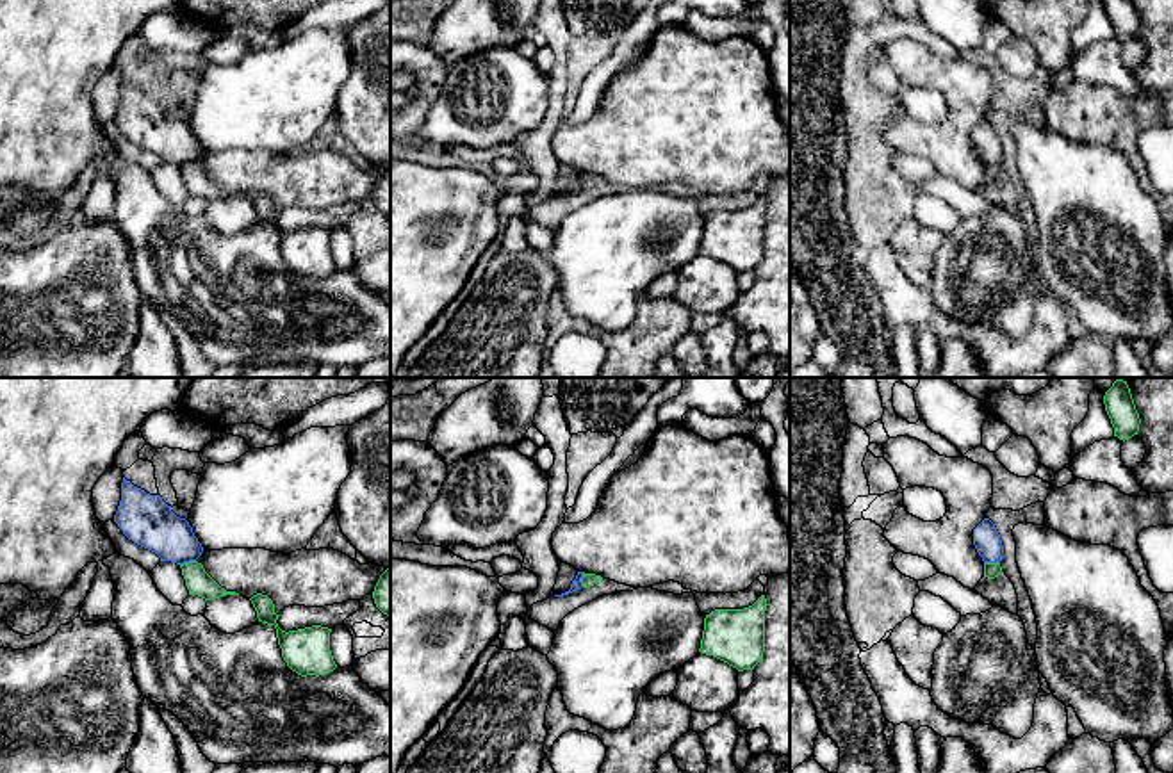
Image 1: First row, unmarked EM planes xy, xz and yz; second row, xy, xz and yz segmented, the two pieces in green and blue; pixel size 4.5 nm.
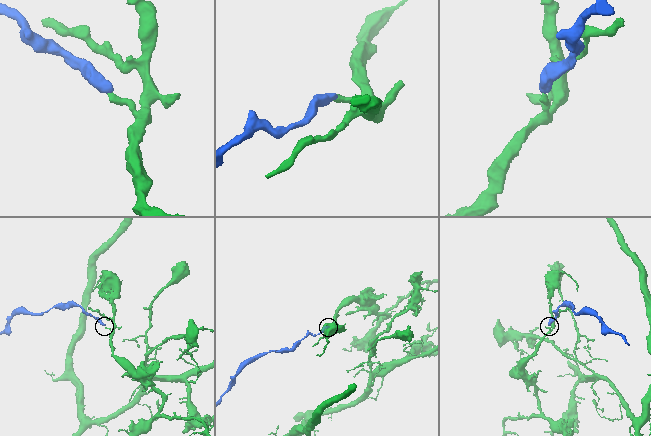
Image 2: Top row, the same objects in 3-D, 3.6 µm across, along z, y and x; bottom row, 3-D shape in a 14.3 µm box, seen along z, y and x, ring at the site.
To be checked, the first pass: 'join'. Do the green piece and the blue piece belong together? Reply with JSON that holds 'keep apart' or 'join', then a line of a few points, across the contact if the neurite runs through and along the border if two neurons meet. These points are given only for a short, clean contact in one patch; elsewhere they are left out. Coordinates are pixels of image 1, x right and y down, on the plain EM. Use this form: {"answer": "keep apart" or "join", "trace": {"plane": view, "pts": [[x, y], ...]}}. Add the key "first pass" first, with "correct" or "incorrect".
{"first pass": "incorrect", "answer": "keep apart", "trace": {"plane": "xy", "pts": [[195, 161], [180, 166]]}}

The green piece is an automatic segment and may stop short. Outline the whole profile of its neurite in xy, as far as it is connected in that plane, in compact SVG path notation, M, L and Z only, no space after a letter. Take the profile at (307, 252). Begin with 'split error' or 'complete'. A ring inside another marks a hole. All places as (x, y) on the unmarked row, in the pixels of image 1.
complete; M257 194L250 201L257 212L258 223L276 230L282 258L292 273L301 278L319 278L337 269L330 251L332 230L312 226L285 233L276 224L278 216L275 214L275 205L267 196Z

